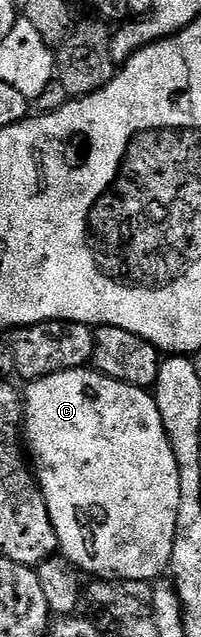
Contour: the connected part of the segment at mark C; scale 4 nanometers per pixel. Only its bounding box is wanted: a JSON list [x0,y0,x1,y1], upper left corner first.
[23,369,179,583]

